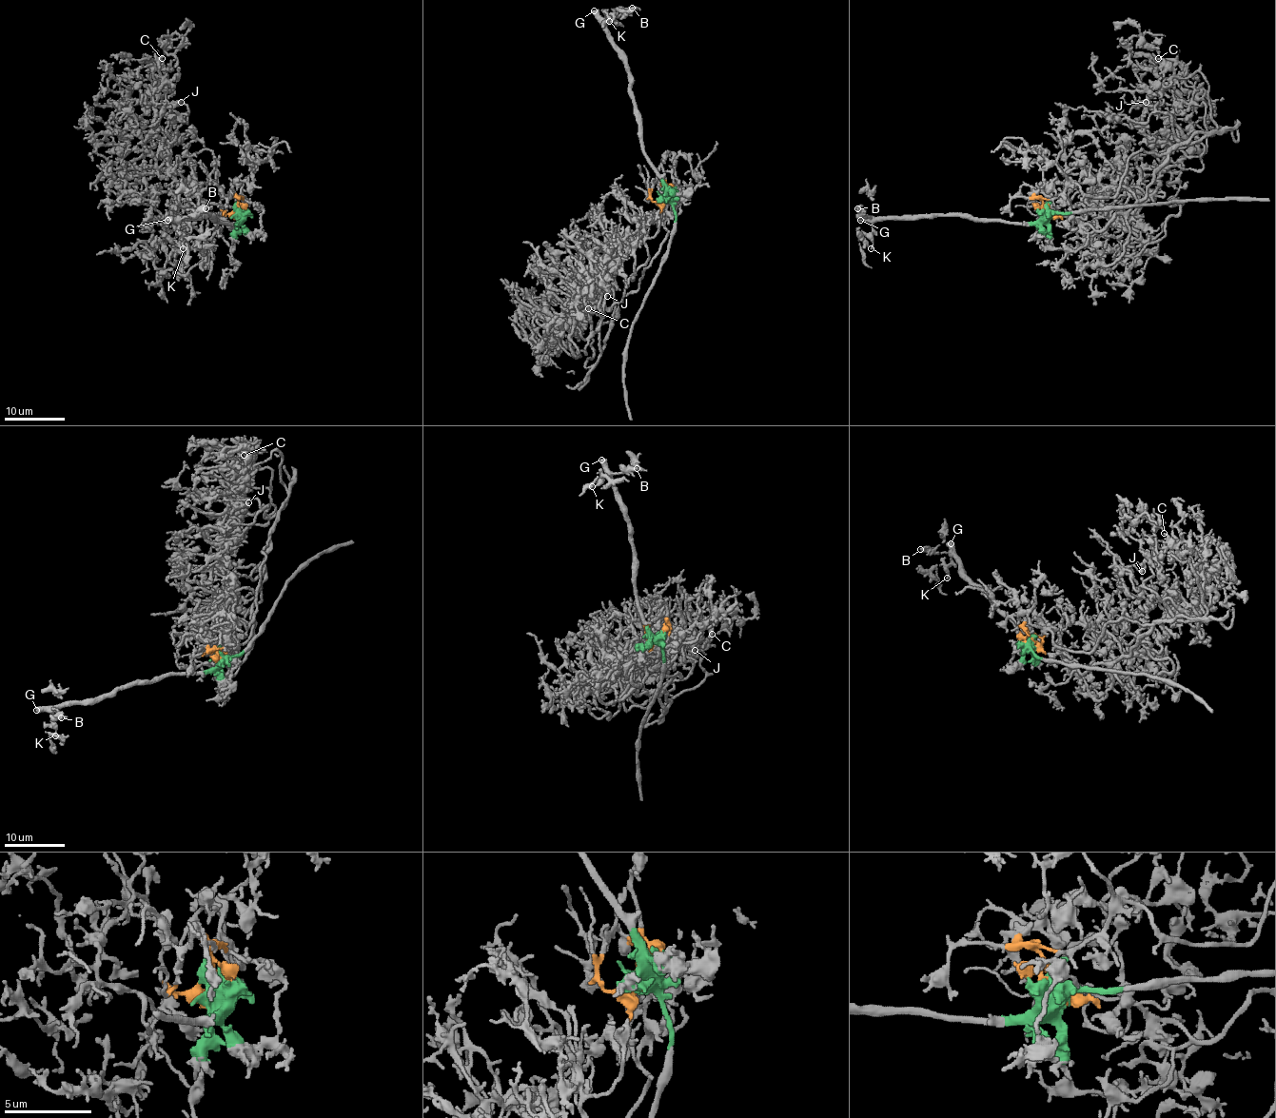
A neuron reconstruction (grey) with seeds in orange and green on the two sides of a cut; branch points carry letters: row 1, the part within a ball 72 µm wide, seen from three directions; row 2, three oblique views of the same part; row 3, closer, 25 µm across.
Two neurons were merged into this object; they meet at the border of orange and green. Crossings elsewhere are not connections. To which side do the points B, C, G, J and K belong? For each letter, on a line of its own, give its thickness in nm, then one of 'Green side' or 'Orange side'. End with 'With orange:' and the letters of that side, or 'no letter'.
B: Thickness 440 nm. Green side
C: Thickness 110 nm. Orange side
G: Thickness 650 nm. Green side
J: Thickness 280 nm. Orange side
K: Thickness 150 nm. Green side
With orange: C, J

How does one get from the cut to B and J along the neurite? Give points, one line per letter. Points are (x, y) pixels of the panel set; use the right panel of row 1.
B: (1050, 211), (1042, 219), (1006, 223), (958, 215), (871, 219), (856, 207)
J: (1050, 211), (1040, 197), (1075, 184), (1112, 197), (1141, 148), (1205, 135), (1184, 144), (1146, 102)

